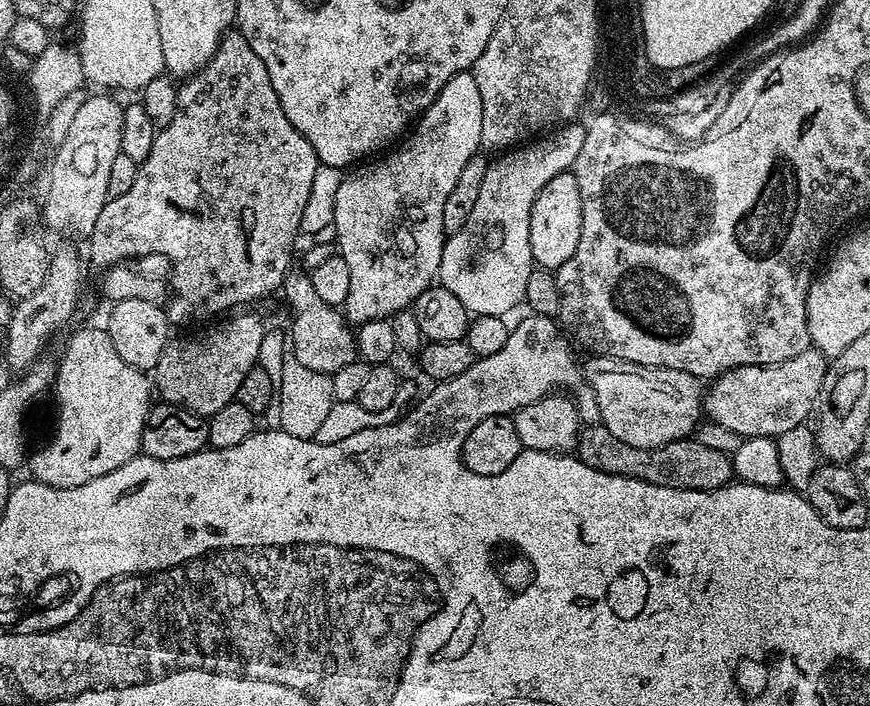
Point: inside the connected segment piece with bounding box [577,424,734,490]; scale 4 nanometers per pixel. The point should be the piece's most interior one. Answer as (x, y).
(686, 464)

